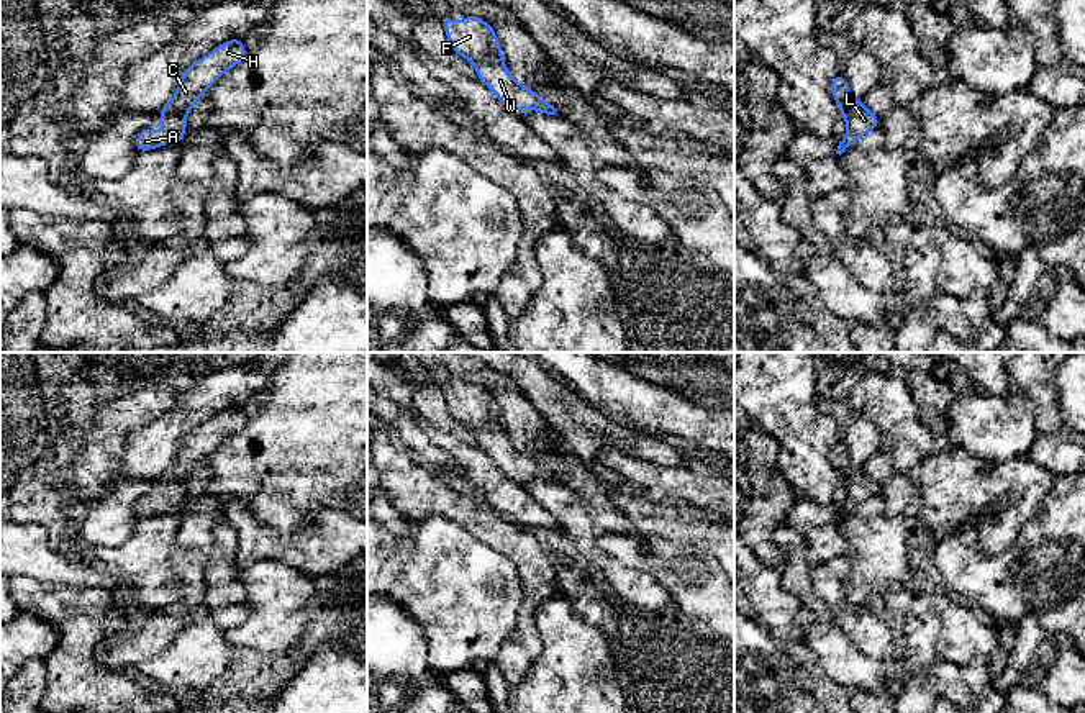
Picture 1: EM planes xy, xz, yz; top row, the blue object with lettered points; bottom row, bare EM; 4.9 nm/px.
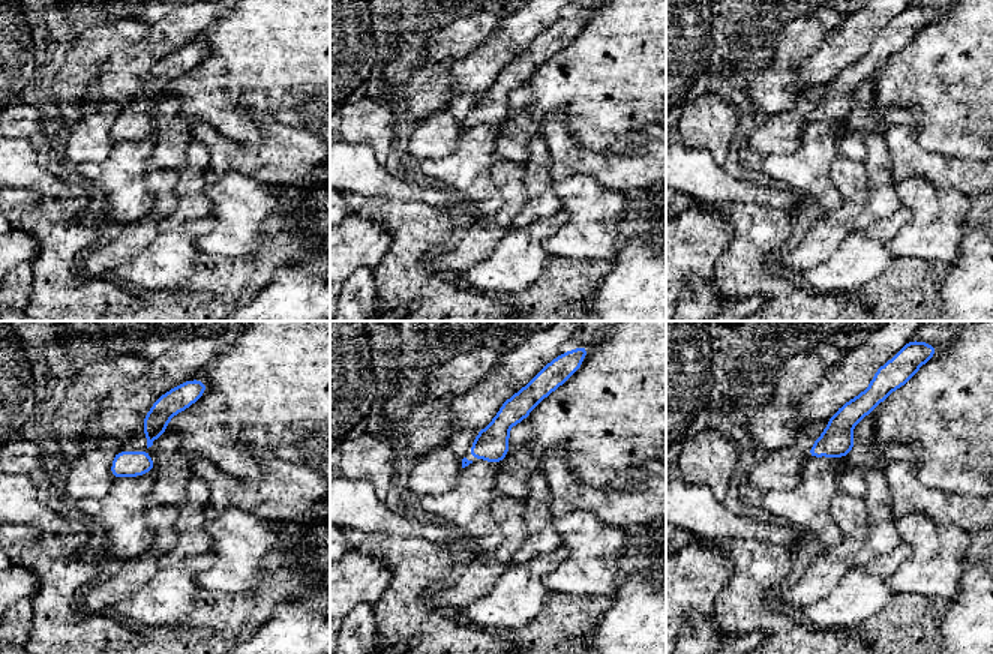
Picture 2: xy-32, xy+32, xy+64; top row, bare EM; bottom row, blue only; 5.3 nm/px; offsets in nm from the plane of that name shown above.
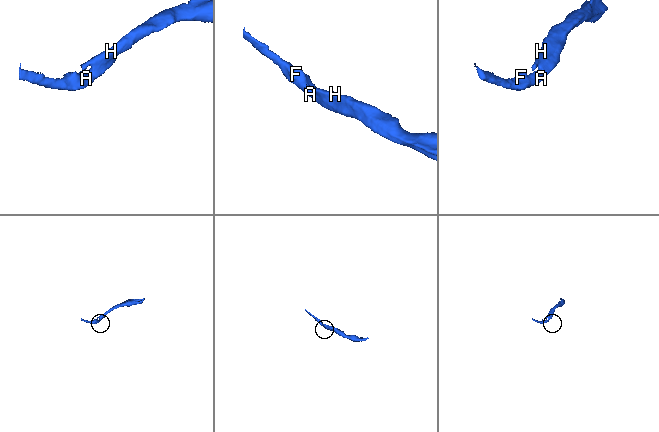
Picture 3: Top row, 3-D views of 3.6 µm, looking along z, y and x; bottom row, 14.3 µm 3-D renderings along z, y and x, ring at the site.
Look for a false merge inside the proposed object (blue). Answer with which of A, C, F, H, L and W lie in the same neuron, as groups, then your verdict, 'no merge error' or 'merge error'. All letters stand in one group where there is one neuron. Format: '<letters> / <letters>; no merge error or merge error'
A C F H L W; no merge error

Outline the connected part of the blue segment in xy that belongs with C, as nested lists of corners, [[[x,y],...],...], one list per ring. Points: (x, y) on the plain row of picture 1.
[[[229,406],[215,415],[208,423],[195,428],[180,444],[177,457],[169,470],[157,479],[164,498],[144,495],[136,502],[138,520],[156,516],[164,511],[184,508],[187,497],[185,482],[193,470],[229,436],[244,426],[246,415],[241,406]]]

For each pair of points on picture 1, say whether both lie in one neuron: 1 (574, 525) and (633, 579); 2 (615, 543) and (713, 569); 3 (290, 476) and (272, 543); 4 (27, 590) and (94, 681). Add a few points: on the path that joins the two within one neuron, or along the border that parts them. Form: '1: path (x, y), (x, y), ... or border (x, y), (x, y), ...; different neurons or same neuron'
1: path (585, 541), (617, 574); same neuron
2: path (640, 556), (689, 569); same neuron
3: border (245, 504), (281, 530), (313, 518); different neurons
4: path (51, 607), (77, 633), (77, 656); same neuron

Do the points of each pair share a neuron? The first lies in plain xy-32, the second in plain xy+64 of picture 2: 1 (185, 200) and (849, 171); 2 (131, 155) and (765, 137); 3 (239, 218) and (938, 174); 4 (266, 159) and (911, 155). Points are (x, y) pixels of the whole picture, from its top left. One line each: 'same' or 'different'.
1: different
2: different
3: different
4: same

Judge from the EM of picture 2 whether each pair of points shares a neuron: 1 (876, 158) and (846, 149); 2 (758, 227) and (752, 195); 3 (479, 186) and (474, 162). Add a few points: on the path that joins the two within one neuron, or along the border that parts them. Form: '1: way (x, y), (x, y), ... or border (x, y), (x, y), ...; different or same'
1: border (876, 129), (866, 138), (866, 158), (863, 161); different
2: border (717, 201), (753, 201), (777, 207), (786, 213); different
3: way (474, 180), (474, 168); same

